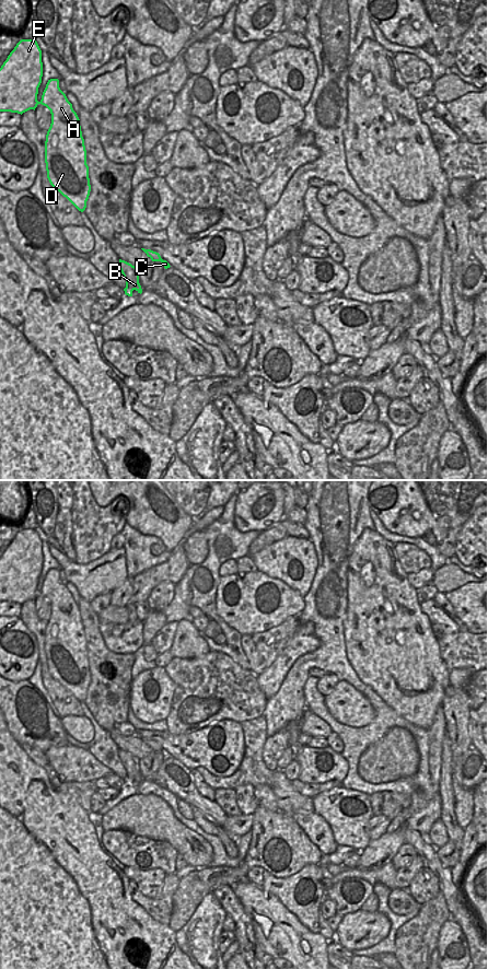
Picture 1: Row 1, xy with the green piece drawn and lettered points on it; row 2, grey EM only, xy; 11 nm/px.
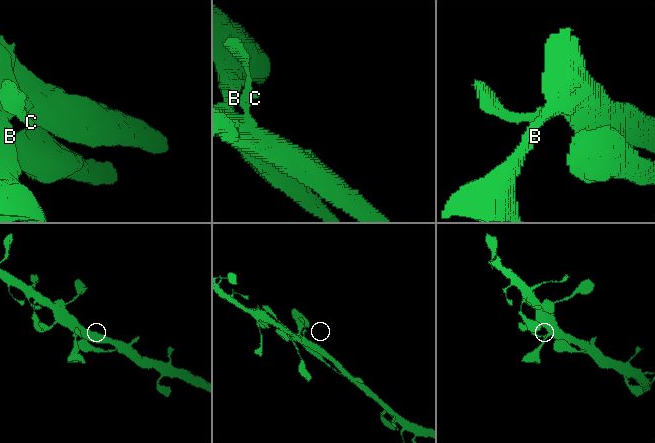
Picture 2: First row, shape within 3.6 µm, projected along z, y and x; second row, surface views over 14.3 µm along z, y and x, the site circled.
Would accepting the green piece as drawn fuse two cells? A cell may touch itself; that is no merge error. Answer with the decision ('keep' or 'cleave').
keep

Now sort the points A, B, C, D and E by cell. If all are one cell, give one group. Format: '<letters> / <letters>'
A B C D E

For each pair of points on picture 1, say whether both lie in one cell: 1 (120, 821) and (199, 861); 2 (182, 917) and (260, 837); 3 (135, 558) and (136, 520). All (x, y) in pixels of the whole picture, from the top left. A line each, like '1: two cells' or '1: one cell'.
1: one cell
2: one cell
3: two cells

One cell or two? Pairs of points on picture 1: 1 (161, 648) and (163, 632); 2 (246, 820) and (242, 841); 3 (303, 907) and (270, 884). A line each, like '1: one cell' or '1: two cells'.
1: one cell
2: two cells
3: one cell

